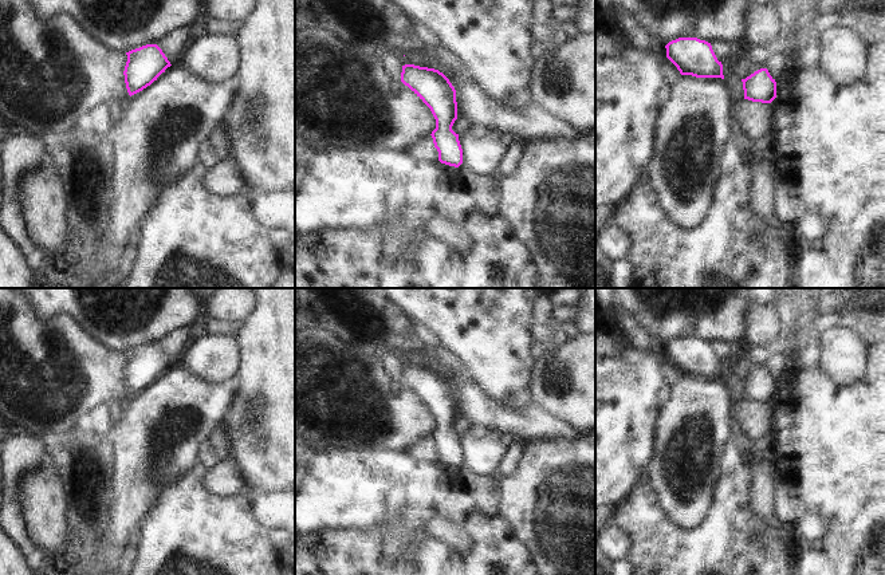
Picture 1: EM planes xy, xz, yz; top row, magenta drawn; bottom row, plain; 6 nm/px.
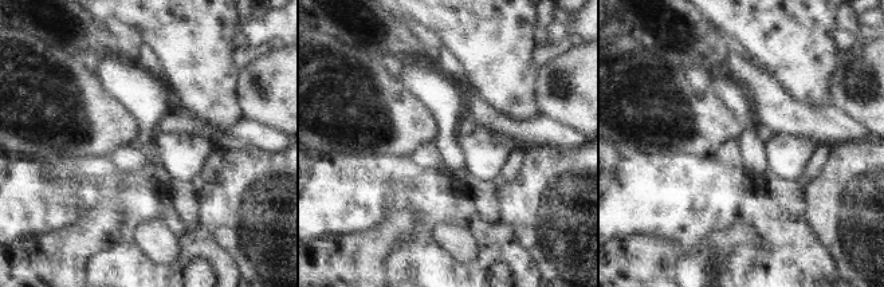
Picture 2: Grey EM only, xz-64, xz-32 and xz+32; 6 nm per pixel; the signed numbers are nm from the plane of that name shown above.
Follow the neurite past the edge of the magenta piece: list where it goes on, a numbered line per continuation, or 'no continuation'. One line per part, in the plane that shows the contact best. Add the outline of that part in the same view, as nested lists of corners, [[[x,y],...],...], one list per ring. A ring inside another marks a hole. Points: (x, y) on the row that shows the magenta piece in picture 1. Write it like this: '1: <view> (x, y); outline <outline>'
no continuation

